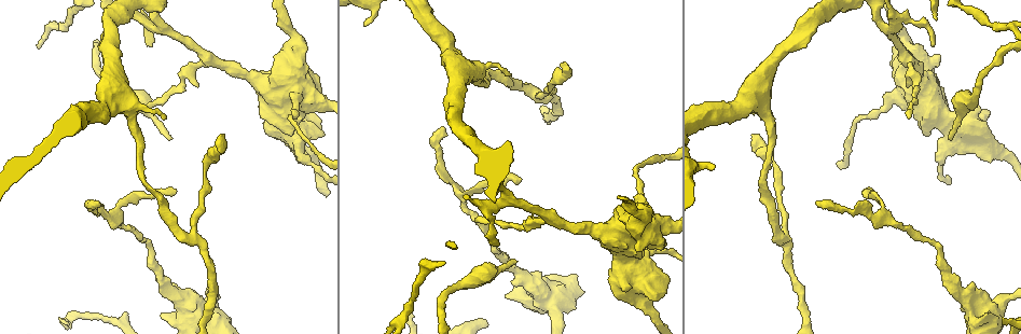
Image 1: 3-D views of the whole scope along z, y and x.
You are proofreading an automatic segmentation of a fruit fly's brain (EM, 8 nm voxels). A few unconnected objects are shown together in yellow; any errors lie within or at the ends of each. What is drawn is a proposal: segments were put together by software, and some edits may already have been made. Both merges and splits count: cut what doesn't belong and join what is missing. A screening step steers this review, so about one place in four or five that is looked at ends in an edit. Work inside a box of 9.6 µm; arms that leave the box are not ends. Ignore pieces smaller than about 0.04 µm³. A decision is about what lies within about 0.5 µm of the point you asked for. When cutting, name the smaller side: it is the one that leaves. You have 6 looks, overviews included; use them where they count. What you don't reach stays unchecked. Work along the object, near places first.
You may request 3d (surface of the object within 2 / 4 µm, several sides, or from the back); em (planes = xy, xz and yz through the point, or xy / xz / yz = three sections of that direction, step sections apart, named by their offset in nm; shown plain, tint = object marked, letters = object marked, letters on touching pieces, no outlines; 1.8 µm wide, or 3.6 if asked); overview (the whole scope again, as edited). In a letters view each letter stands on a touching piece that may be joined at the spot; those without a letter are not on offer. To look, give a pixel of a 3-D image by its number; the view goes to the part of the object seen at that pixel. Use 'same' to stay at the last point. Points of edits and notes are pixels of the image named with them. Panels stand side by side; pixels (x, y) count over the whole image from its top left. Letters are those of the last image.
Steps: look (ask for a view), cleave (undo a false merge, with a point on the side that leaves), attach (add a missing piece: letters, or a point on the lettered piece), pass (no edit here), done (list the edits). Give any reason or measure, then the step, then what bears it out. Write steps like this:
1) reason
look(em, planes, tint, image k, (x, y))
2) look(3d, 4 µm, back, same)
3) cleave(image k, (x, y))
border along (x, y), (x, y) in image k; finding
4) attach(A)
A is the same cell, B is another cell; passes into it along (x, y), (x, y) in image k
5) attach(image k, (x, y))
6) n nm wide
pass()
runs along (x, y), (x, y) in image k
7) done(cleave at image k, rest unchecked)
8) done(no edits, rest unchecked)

tapers out
look(em, xy, step 4, letters, image 1, (950, 140))

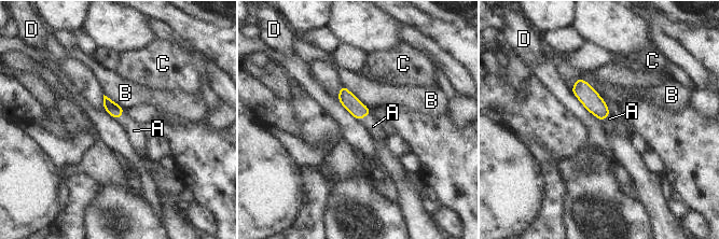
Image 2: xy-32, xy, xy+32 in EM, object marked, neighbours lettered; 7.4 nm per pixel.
look(em, planes, letters, same)

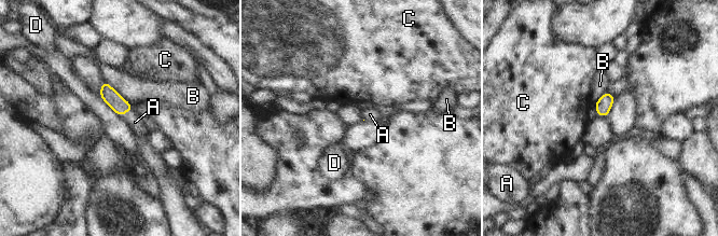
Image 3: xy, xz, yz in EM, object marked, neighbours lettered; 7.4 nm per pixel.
B touches over 280 nm
attach(A)
A is the same cell, B, C and D are other cells; passes into it along (110, 96), (127, 110), (135, 122) in image 3; it goes on there

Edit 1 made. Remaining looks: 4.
redraw
look(overview)

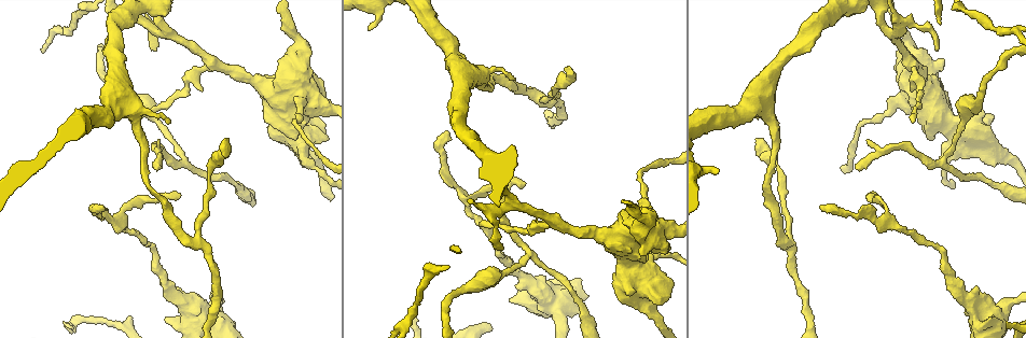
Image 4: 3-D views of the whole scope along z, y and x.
thin end
look(3d, 4 µm, image 4, (159, 140))

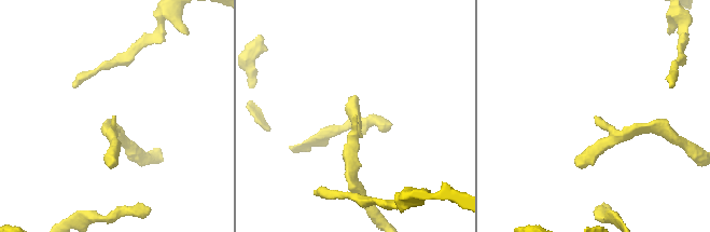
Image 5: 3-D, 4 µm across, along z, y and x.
shape alone is not enough
look(em, 3.6 µm, planes, letters, image 5, (113, 115))

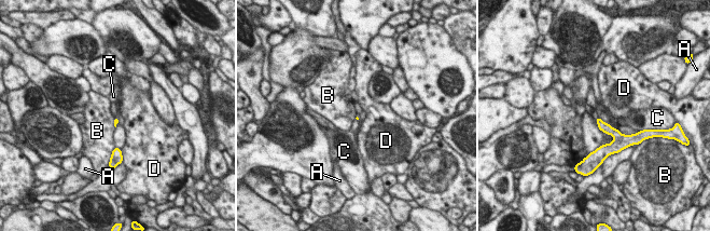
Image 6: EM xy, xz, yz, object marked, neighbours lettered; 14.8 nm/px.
B touches over 190 nm
pass()
A, B, C and D are other cells; none of them fits

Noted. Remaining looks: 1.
done(attach at image 3, rest unchecked)

